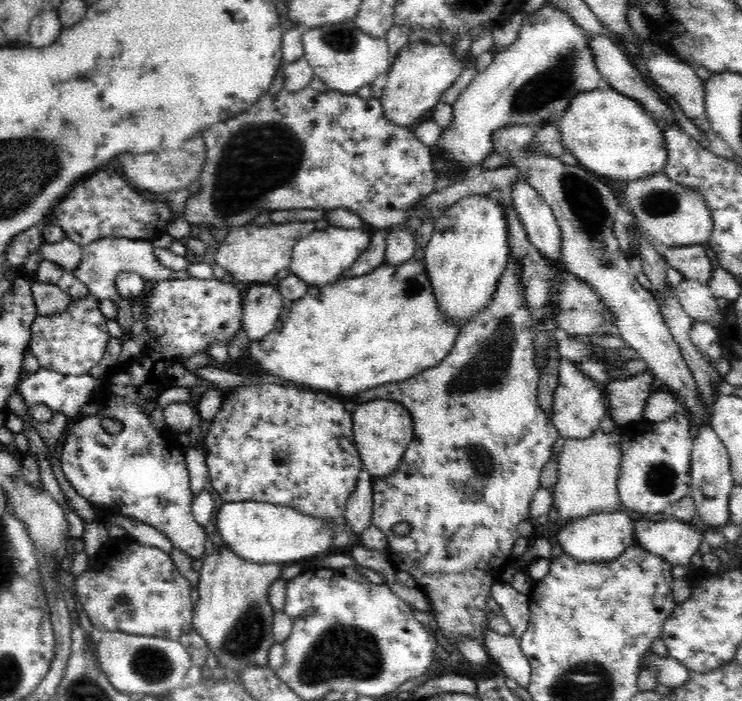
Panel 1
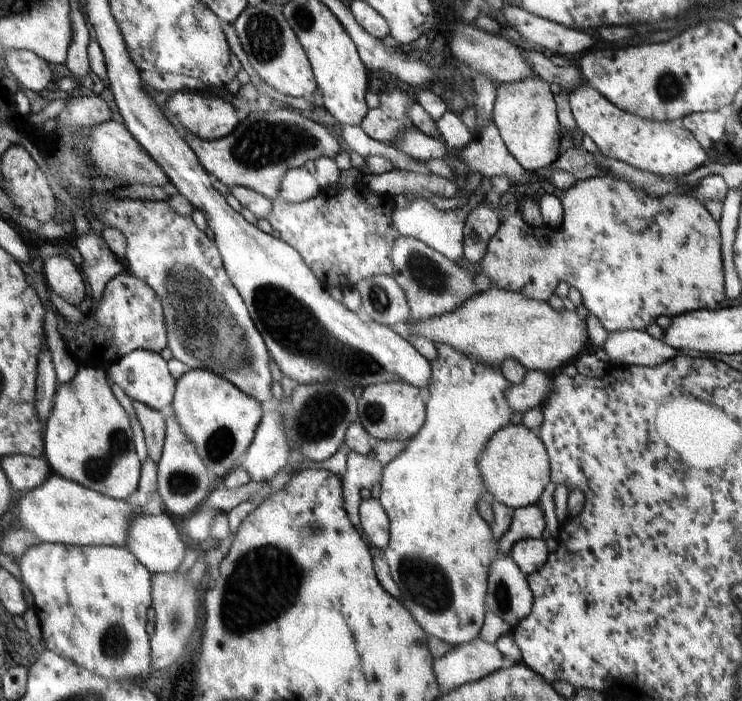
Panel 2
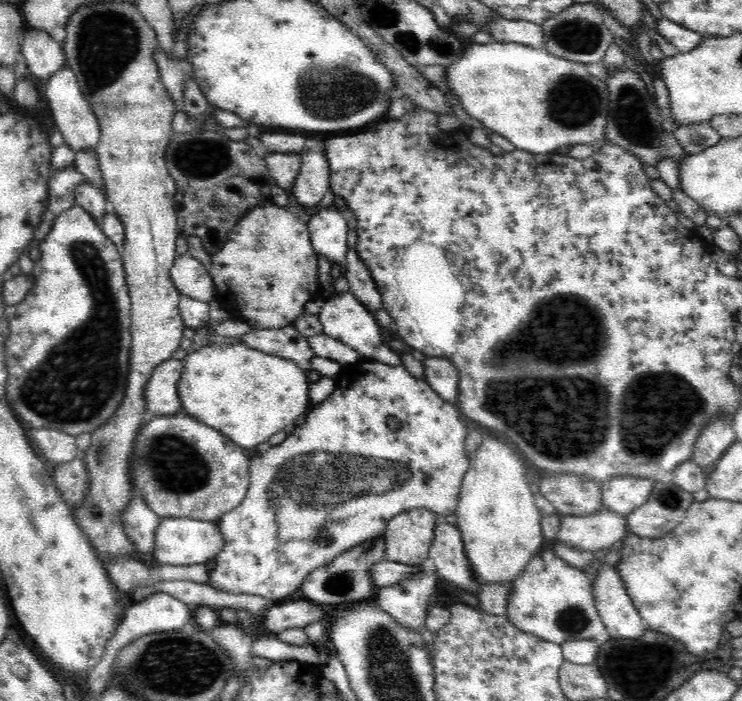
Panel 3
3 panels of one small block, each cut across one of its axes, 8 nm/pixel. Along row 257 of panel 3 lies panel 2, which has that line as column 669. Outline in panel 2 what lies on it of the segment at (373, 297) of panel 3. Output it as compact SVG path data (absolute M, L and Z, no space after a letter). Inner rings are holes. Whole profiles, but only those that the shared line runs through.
M637 330L609 332L602 347L601 356L609 365L612 362L621 362L623 366L638 365L654 368L679 355L678 350L664 341L652 338L646 331Z

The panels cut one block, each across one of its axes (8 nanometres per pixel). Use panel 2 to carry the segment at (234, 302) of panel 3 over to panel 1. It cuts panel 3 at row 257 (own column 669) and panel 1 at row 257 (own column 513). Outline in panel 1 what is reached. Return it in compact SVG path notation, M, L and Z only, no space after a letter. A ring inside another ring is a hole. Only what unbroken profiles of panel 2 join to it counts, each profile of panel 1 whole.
M252 221L246 226L232 226L216 251L216 264L222 266L236 281L274 283L278 272L289 268L294 245L314 231L314 221L290 221L284 224L273 222L267 227Z

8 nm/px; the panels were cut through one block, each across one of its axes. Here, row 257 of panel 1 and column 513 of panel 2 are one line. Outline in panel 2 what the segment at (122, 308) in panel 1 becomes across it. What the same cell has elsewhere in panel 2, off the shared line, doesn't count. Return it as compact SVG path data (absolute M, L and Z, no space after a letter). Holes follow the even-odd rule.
M526 78L520 82L498 83L492 119L508 152L525 170L534 173L558 160L560 134L564 129L558 120L554 94L547 82Z

